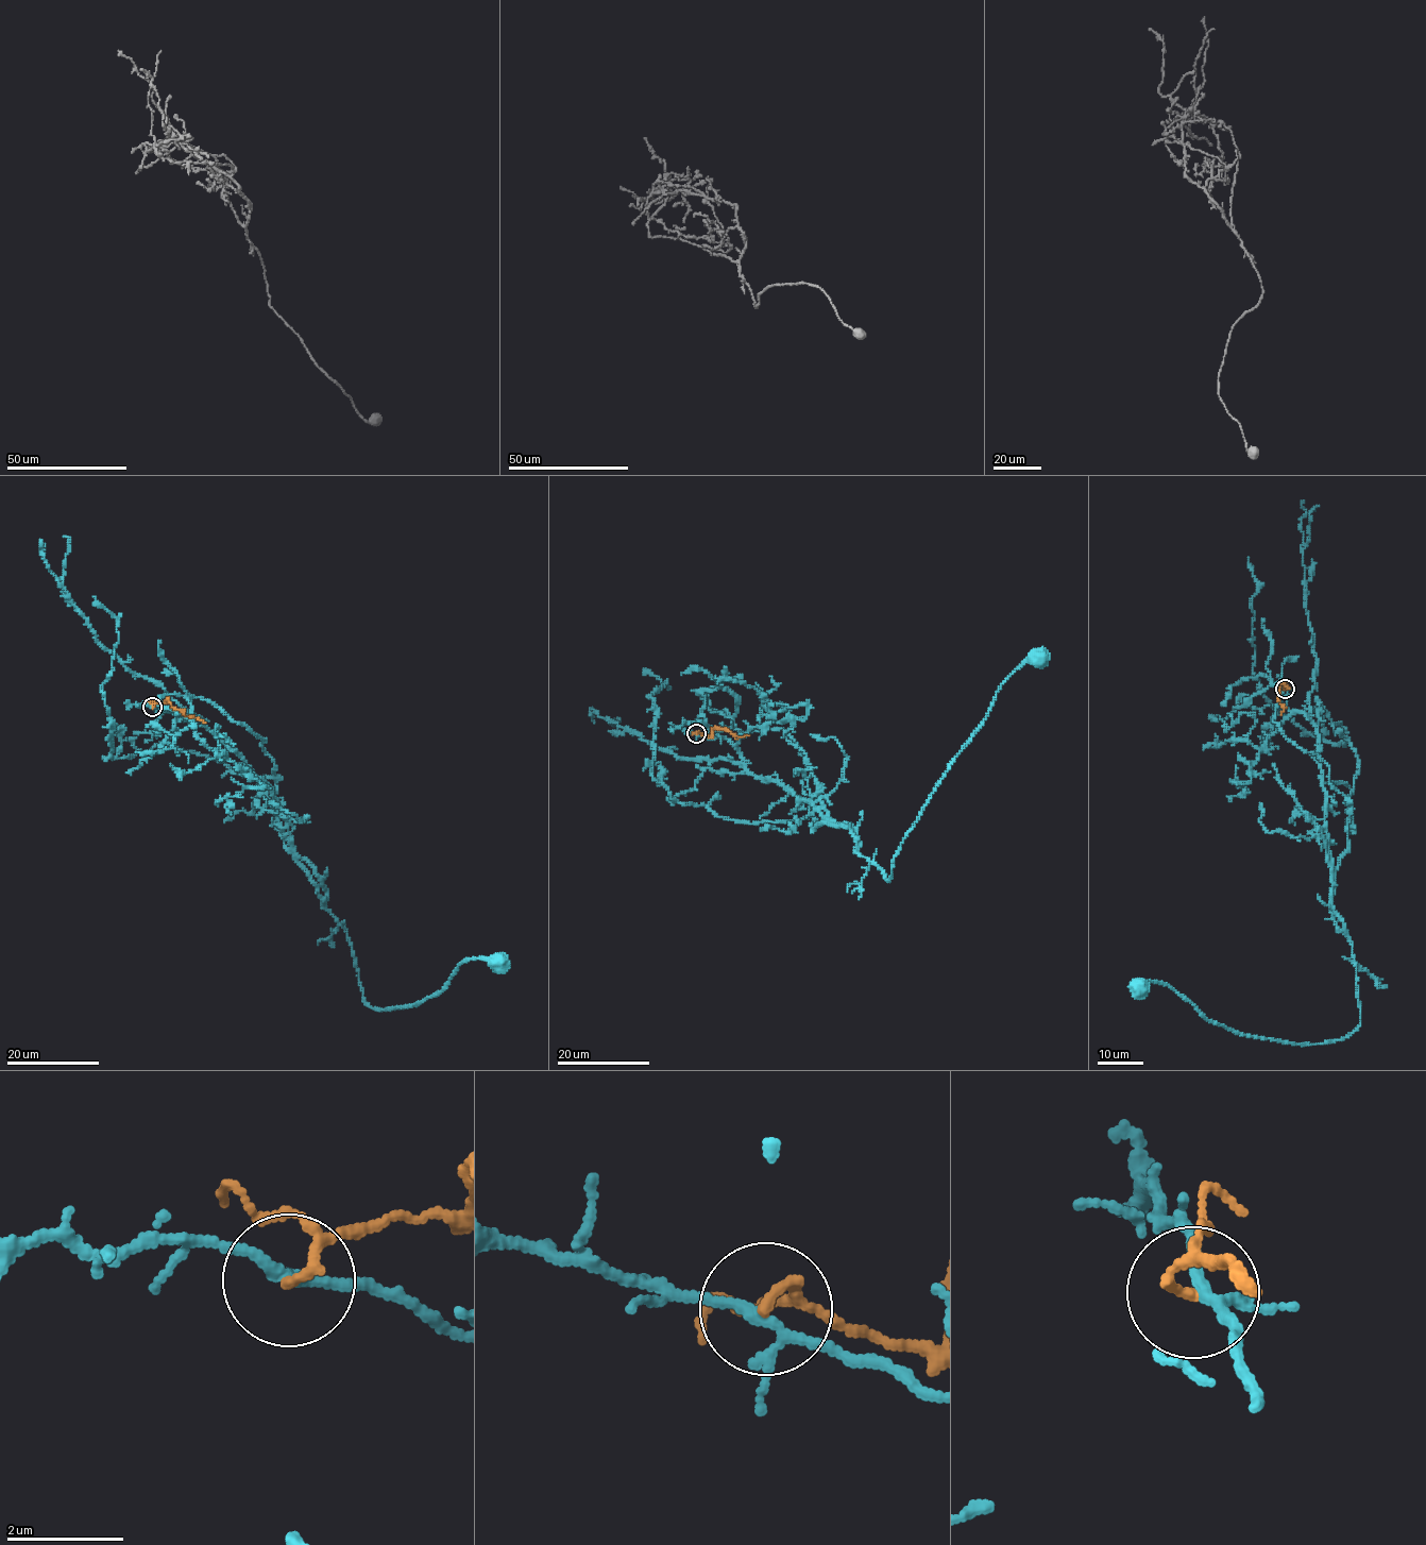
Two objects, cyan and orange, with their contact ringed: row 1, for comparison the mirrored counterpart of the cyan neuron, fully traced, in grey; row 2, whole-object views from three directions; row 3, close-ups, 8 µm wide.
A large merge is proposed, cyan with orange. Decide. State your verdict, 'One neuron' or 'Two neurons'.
Two neurons

